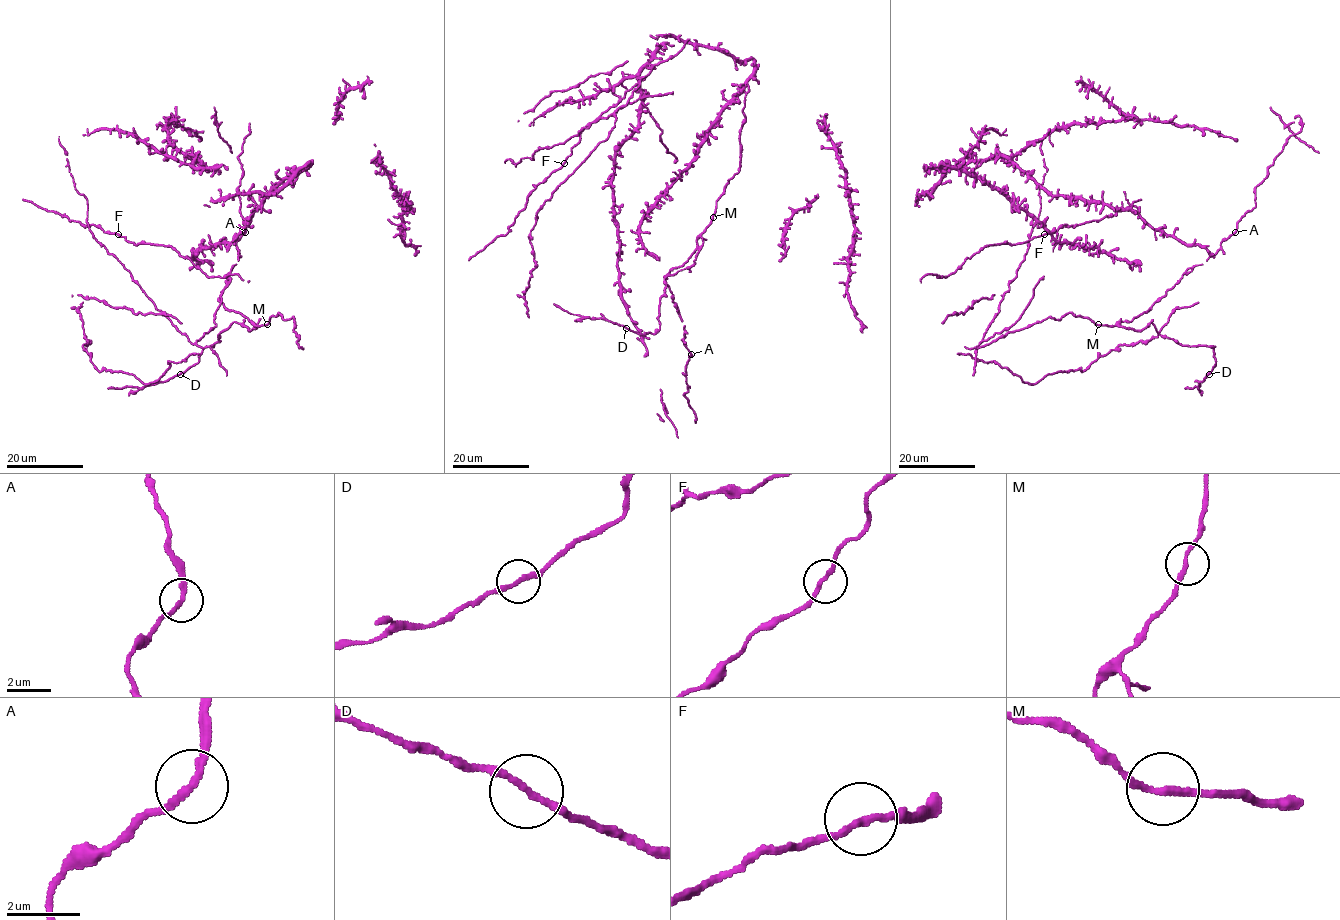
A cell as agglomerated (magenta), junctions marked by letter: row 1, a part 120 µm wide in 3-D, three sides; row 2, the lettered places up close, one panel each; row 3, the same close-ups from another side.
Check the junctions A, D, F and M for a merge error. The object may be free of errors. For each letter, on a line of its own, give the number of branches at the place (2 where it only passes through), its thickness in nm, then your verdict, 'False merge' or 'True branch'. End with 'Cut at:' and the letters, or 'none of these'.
A: Branches: 2. Thickness 190 nm. False merge
D: Branches: 2. Thickness 190 nm. True branch
F: Branches: 2. Thickness 180 nm. True branch
M: Branches: 2. Thickness 190 nm. True branch
Cut at: A

